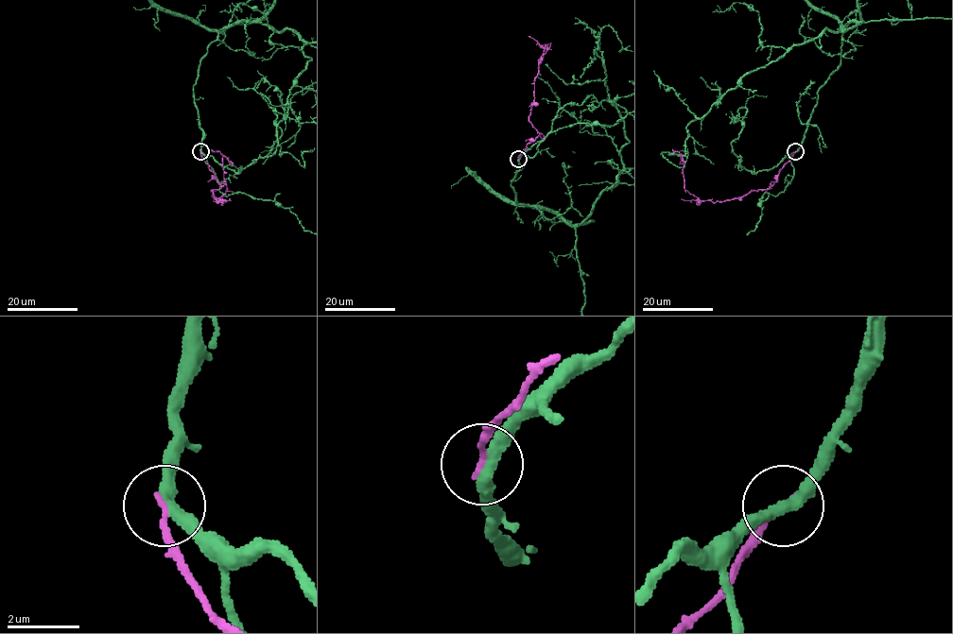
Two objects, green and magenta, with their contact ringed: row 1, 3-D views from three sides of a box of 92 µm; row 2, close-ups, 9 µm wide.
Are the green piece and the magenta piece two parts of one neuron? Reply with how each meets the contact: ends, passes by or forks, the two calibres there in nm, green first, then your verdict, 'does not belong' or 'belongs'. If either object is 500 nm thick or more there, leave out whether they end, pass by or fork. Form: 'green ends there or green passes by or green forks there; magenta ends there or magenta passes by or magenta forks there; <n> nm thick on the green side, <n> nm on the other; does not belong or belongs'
green passes by; magenta ends there; 360 nm thick on the green side, 200 nm on the other; does not belong

